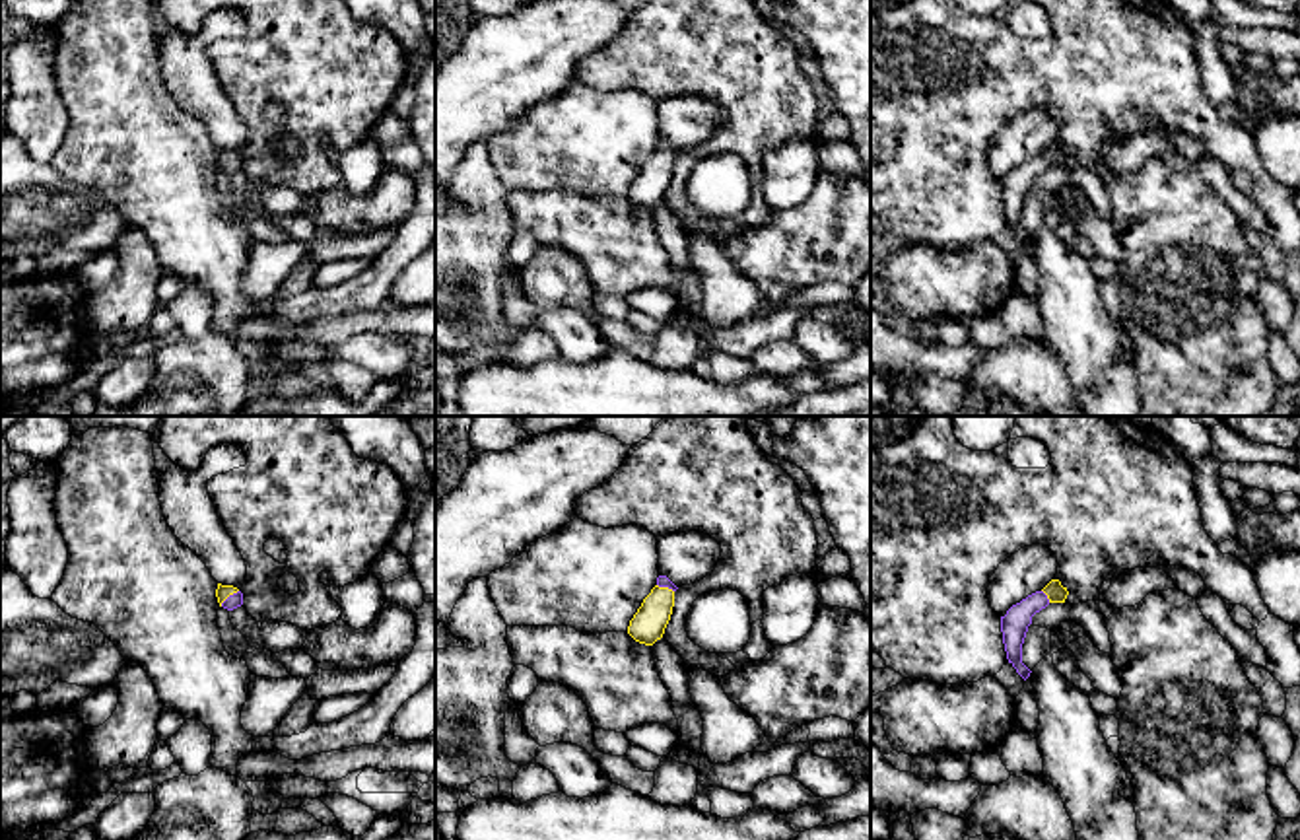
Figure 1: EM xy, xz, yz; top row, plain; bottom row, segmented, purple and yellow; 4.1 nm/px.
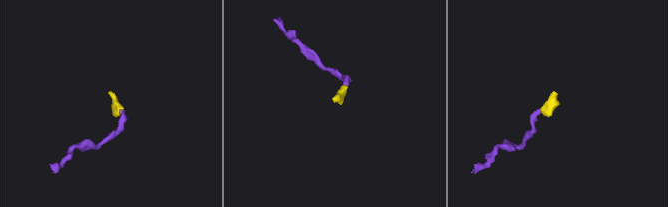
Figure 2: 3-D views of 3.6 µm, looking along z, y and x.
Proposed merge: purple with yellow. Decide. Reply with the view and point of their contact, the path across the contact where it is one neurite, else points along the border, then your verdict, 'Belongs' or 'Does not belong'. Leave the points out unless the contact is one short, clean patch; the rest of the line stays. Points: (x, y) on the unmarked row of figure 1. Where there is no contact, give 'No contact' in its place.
Touches purple at xy (228, 162). Path across: xy (236, 164), (228, 162), (222, 156). Belongs

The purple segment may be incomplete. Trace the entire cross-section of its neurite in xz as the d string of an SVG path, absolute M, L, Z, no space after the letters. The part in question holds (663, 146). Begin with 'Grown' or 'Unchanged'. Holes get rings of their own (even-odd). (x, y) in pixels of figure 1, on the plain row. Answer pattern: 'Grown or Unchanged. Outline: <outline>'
Grown. Outline: M659 140L657 150L643 163L628 191L628 198L645 210L653 210L663 202L674 171L674 156L678 152L667 142Z

